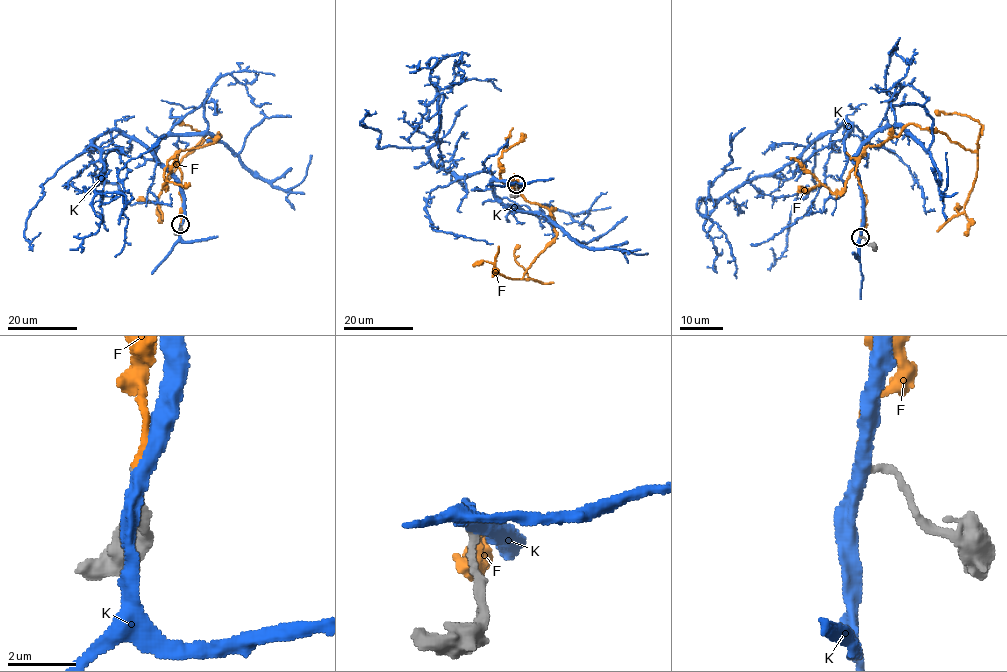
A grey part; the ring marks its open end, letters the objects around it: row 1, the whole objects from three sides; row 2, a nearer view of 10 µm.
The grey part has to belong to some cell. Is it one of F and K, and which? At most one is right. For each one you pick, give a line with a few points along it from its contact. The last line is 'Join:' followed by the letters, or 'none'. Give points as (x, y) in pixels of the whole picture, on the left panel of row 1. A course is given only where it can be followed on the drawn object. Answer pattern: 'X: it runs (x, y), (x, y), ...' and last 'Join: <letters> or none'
F: it runs (180, 223), (181, 171), (176, 155), (214, 143), (218, 132), (181, 159), (157, 204), (136, 200)
Join: F

